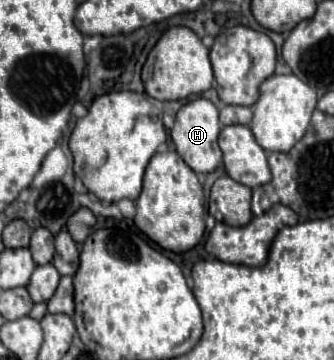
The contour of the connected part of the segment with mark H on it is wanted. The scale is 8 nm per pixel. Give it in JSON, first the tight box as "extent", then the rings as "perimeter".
{"extent":[172,99,222,173],"perimeter":[[[194,99],[188,101],[178,113],[176,123],[172,129],[172,141],[180,153],[180,157],[186,161],[188,167],[196,173],[210,173],[222,163],[222,151],[218,147],[218,133],[220,133],[220,121],[218,121],[218,109],[208,99]]]}

